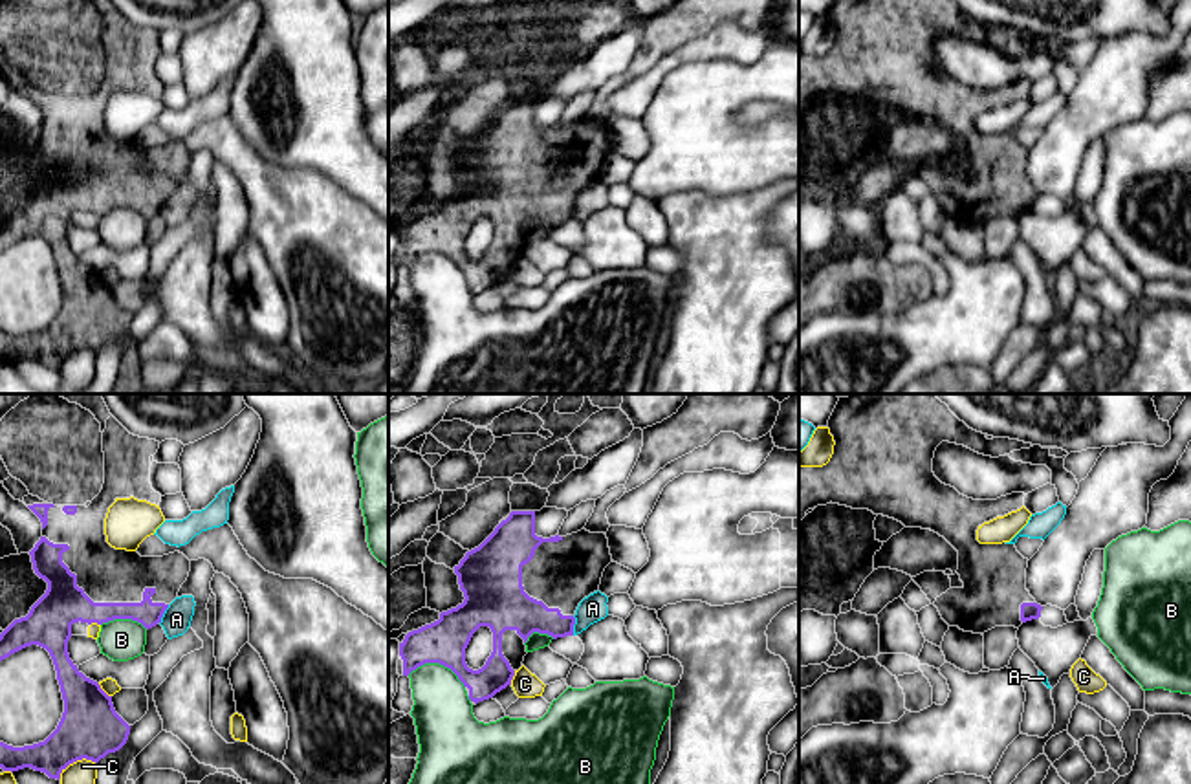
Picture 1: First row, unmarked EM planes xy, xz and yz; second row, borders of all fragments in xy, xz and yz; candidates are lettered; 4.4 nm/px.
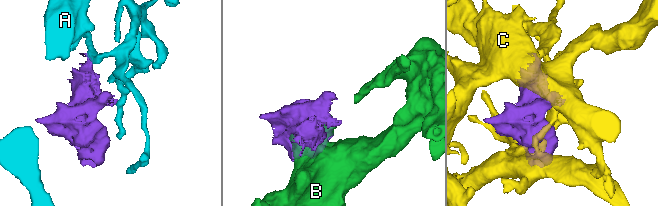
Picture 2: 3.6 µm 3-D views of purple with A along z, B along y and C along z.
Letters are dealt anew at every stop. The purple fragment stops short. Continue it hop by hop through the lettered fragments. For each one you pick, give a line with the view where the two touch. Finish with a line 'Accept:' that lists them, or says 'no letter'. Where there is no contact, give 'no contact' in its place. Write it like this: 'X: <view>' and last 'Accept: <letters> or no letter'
Accept: no letter

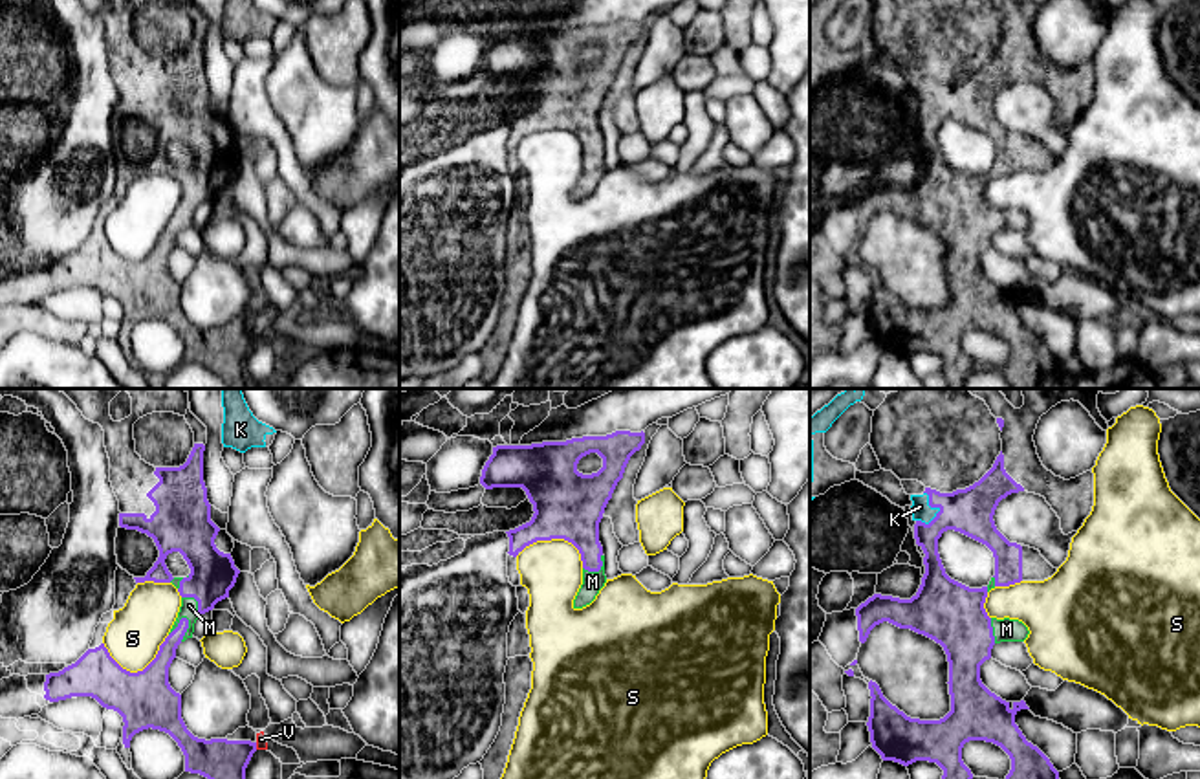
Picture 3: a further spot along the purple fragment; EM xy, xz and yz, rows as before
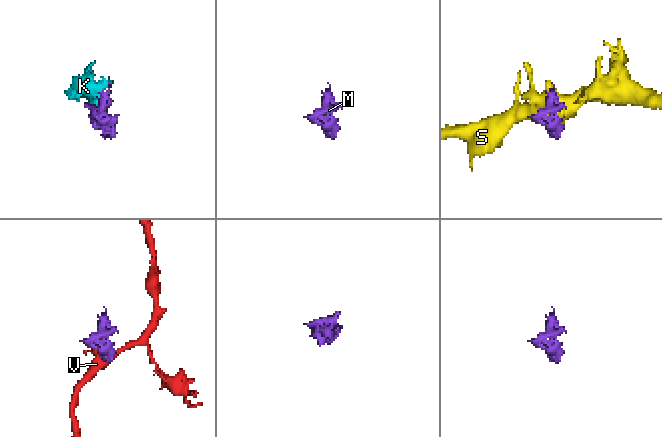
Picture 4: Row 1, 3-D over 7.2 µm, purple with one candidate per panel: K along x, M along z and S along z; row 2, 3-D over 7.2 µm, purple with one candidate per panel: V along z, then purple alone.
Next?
K: yz
M: xy
Accept: K, M

